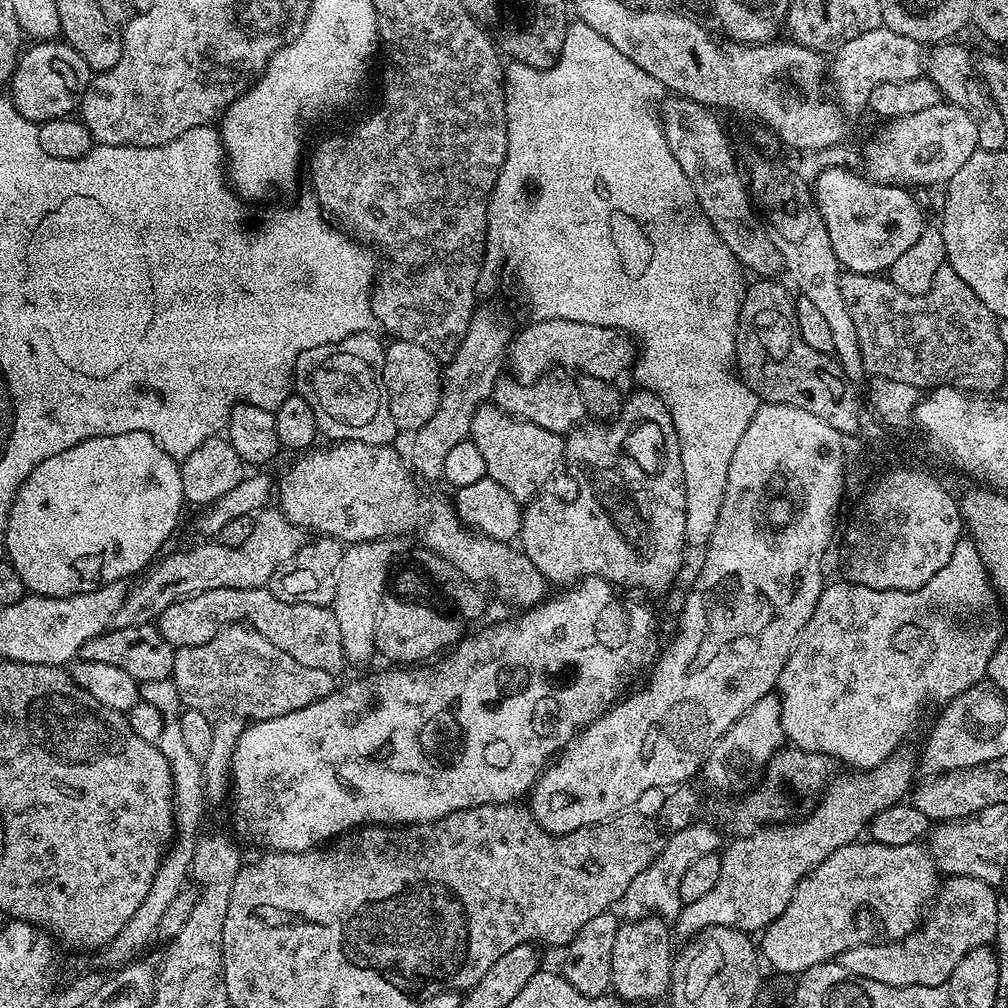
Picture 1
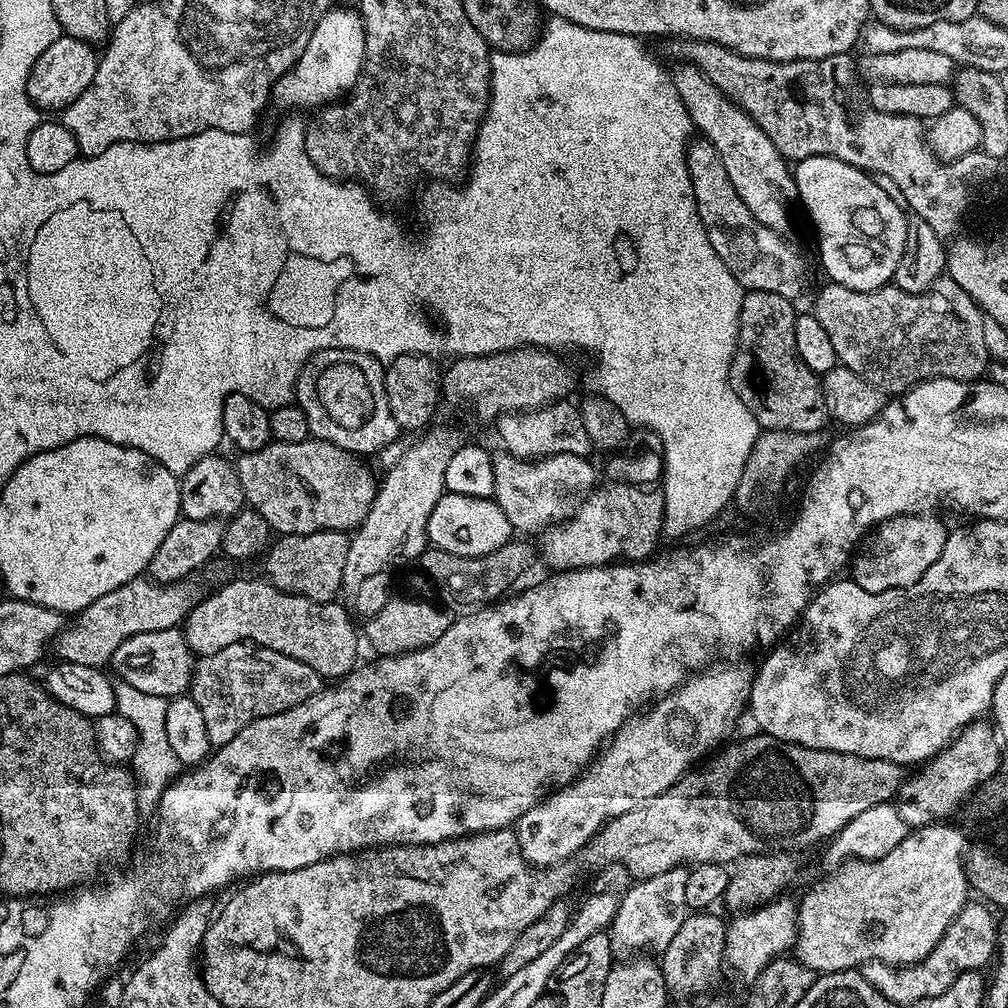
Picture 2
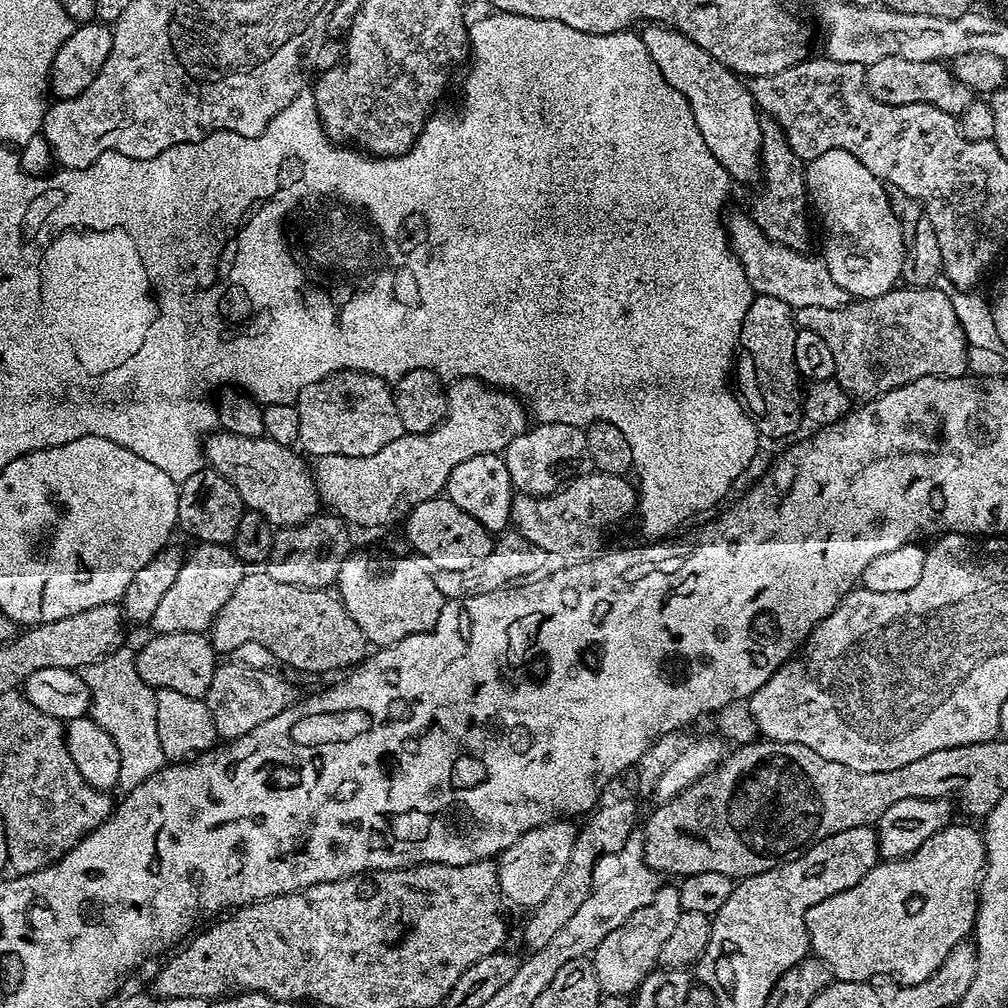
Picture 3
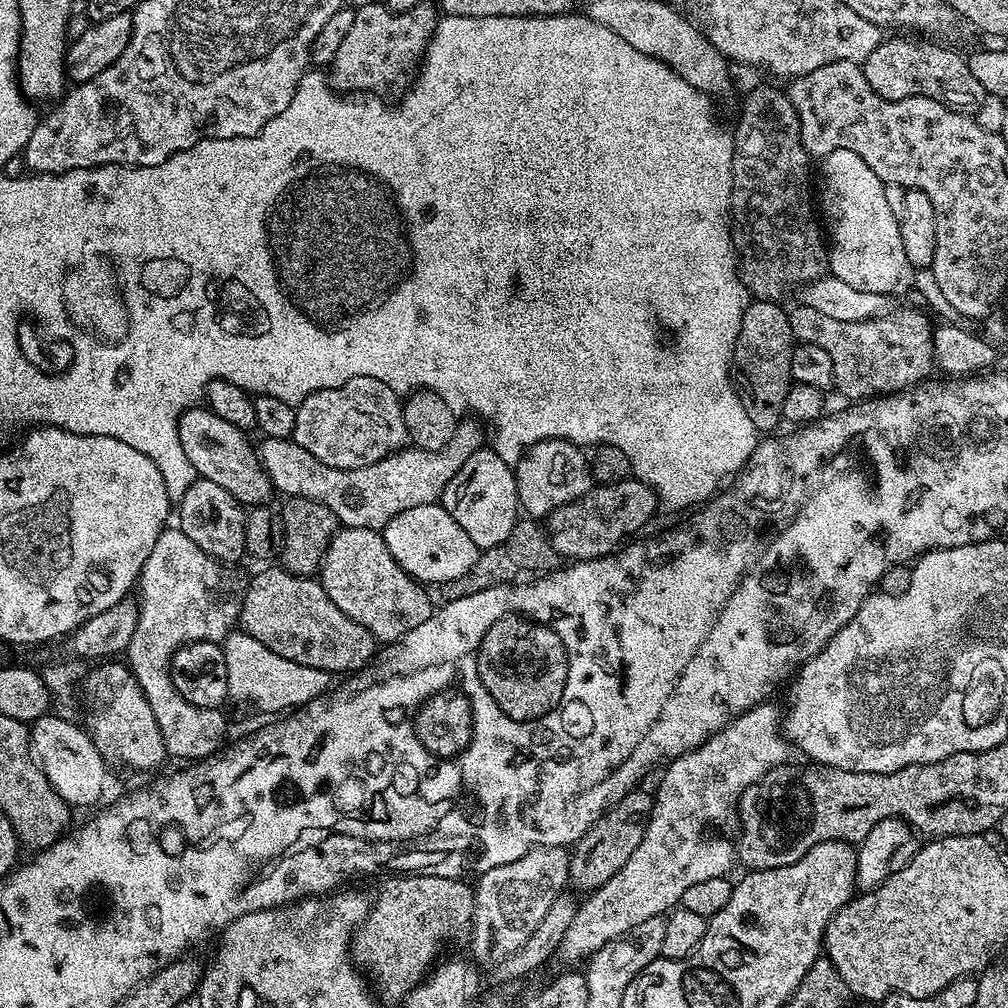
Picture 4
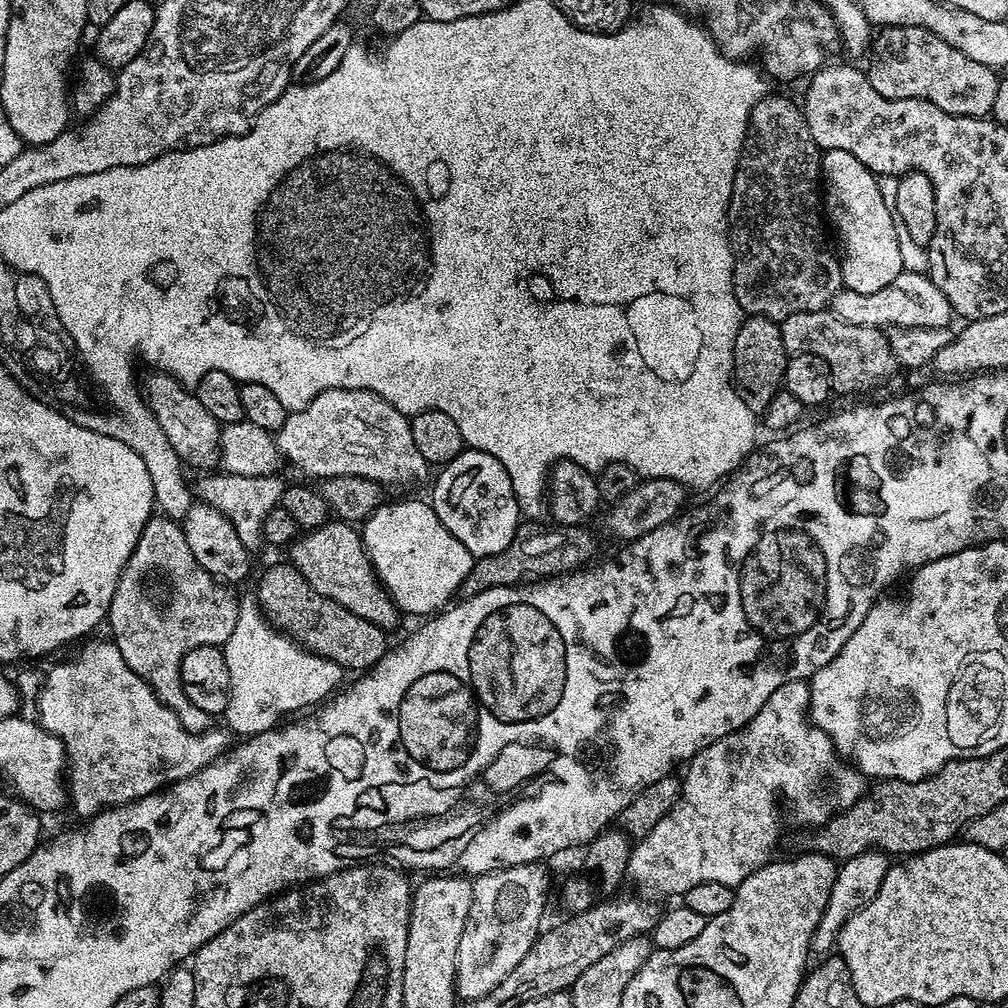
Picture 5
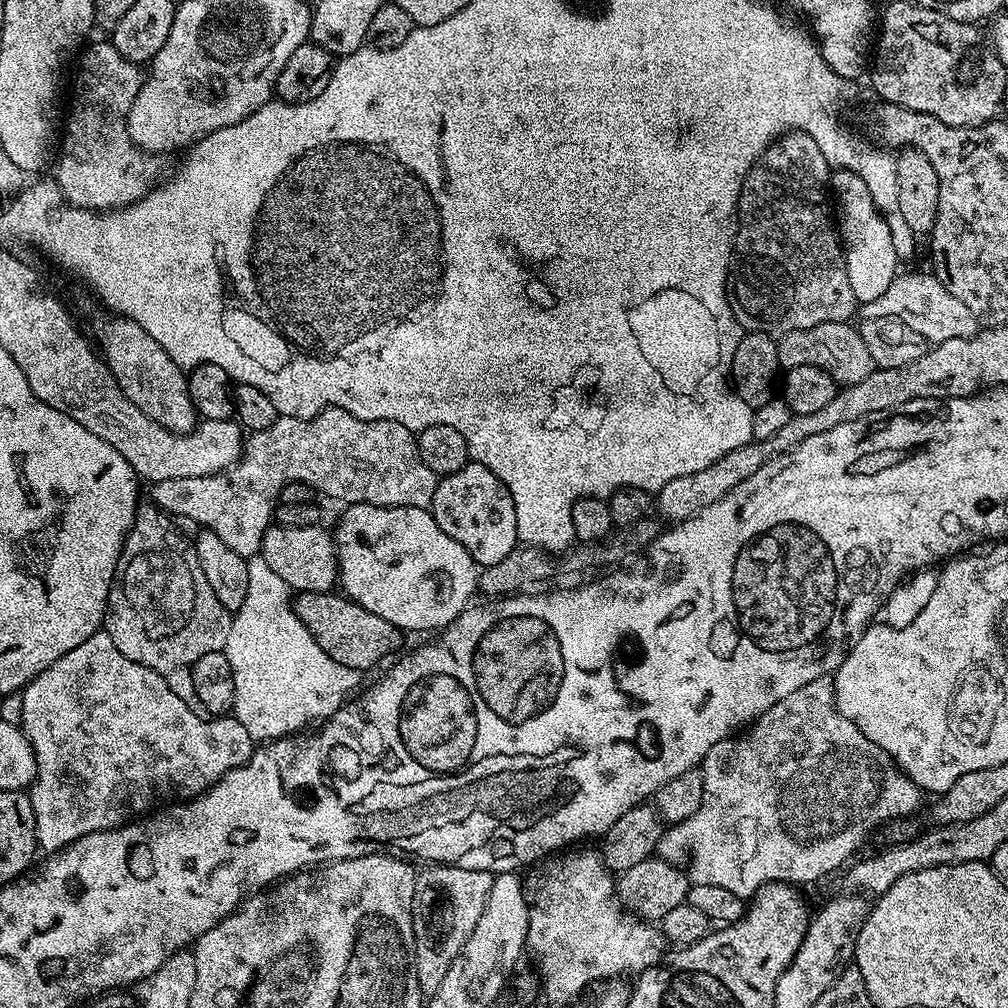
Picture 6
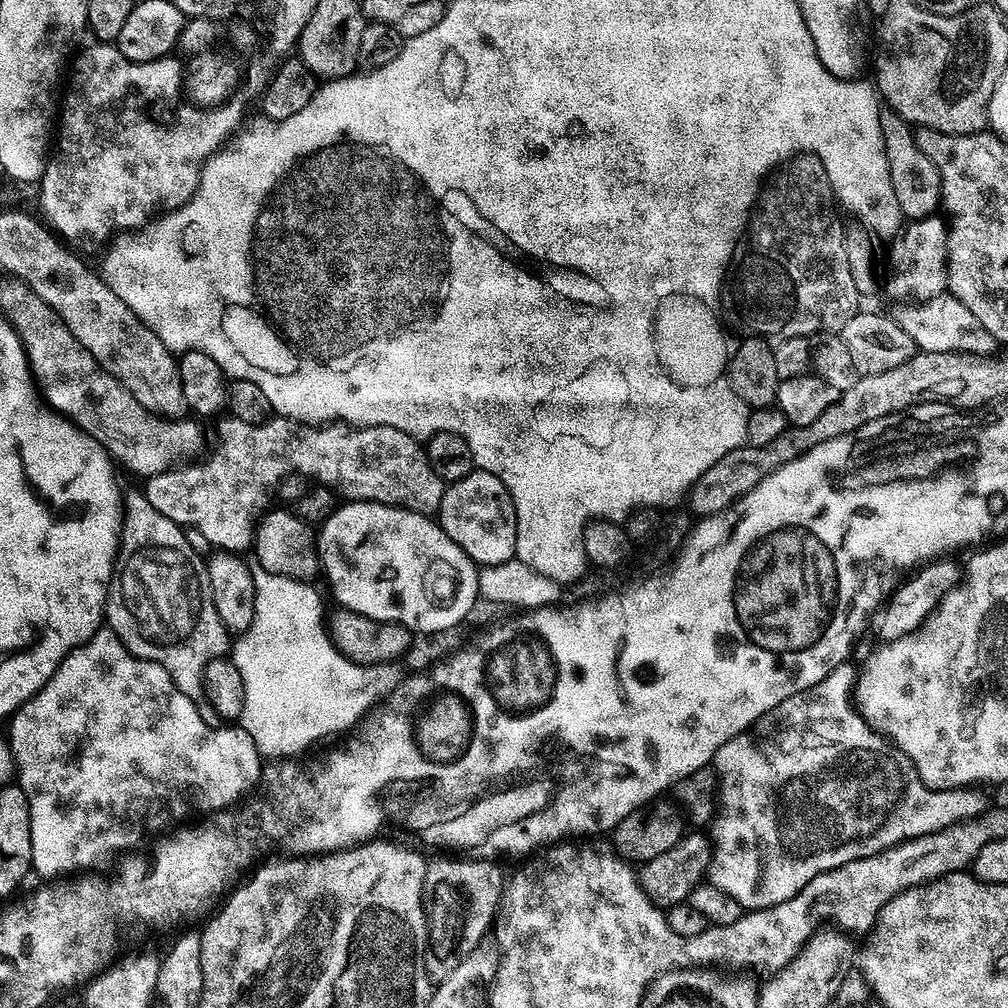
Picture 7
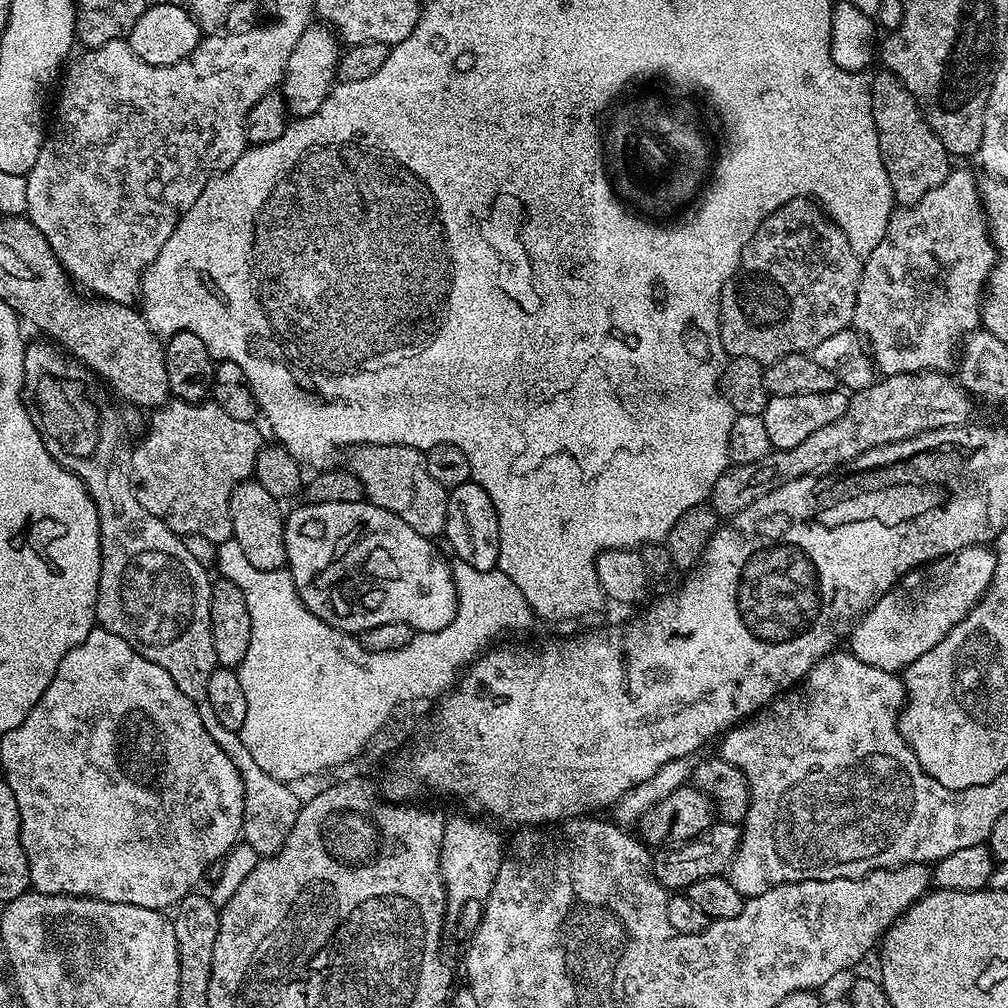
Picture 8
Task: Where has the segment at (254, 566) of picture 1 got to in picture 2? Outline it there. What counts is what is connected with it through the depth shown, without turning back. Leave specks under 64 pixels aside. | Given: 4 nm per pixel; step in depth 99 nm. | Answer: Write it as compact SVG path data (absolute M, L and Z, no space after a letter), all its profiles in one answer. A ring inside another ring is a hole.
M137 578L118 586L118 590L110 590L110 594L102 594L102 598L75 613L71 617L72 624L65 623L61 627L54 641L55 659L65 664L103 669L111 661L114 650L118 650L126 638L134 638L134 634L150 634L150 630L170 630L183 625L194 603L188 583L187 579L182 579L174 584L157 584L151 578Z

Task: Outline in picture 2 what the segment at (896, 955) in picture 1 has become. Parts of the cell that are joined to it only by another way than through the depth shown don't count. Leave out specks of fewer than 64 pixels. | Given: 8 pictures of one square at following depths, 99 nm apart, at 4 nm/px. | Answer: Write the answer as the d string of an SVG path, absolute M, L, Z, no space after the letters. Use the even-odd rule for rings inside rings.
M969 902L963 910L950 922L946 934L934 946L934 950L926 958L916 964L897 966L883 964L875 960L861 964L858 971L874 990L881 992L890 1002L897 1006L914 1006L923 1000L934 998L946 990L959 978L963 972L975 972L983 969L987 960L991 961L998 952L998 920L992 917L993 909L984 902Z

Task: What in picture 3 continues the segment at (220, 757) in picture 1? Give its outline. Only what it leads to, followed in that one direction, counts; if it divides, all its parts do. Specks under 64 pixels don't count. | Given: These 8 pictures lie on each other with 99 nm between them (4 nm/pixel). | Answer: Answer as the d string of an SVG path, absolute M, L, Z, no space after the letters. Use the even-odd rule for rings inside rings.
M239 662L231 663L221 663L217 667L214 682L210 684L210 690L207 694L207 699L213 705L228 700L224 704L224 712L217 705L212 708L217 737L223 738L225 741L236 740L242 734L250 734L250 730L254 730L254 726L262 726L262 722L270 722L270 718L274 718L274 714L282 714L282 710L286 710L291 704L295 704L298 699L295 686L286 677L279 676L276 670L252 668L249 664ZM248 680L252 680L252 689L248 692L249 709L239 708L232 700L243 698L244 687L247 686Z

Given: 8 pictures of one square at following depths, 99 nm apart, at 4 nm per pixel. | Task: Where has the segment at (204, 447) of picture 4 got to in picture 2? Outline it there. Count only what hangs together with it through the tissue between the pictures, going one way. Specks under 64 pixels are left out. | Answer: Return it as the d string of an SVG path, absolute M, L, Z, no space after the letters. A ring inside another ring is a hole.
M309 438L289 444L270 443L257 452L240 452L235 457L238 482L242 482L247 507L255 508L266 518L269 529L280 536L314 534L324 528L335 532L351 533L366 518L376 497L377 477L372 477L357 457L325 440Z

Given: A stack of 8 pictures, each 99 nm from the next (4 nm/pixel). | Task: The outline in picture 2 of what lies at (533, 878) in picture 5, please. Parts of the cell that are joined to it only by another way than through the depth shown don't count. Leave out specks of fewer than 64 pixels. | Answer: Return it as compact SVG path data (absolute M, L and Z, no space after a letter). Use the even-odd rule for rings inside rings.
M712 666L699 674L689 675L680 687L666 696L659 697L647 710L633 715L571 784L547 793L539 804L526 810L526 814L522 814L522 818L516 821L514 831L524 861L537 870L571 861L587 844L589 838L600 829L600 825L607 824L613 816L626 814L647 804L654 797L661 796L693 765L703 761L713 750L719 749L720 740L729 739L727 736L731 734L736 719L743 712L745 715L749 707L751 695L752 682L749 673L744 673L740 668Z

